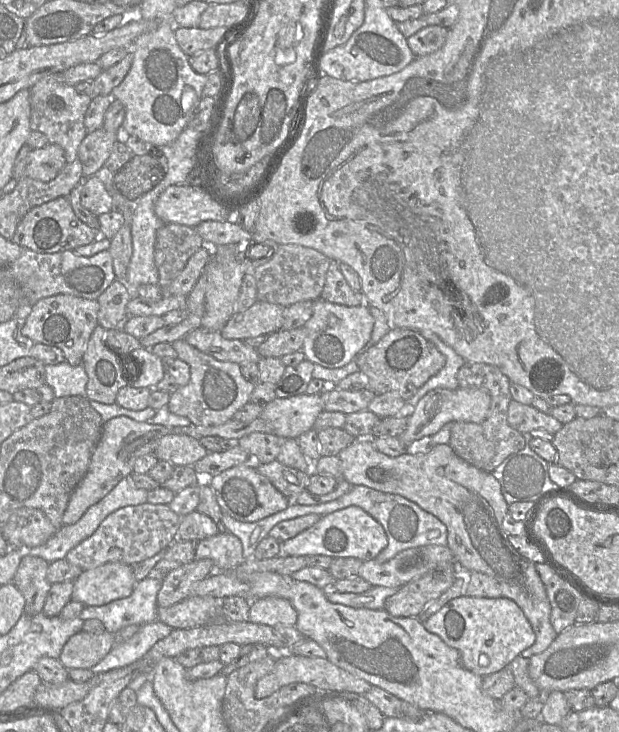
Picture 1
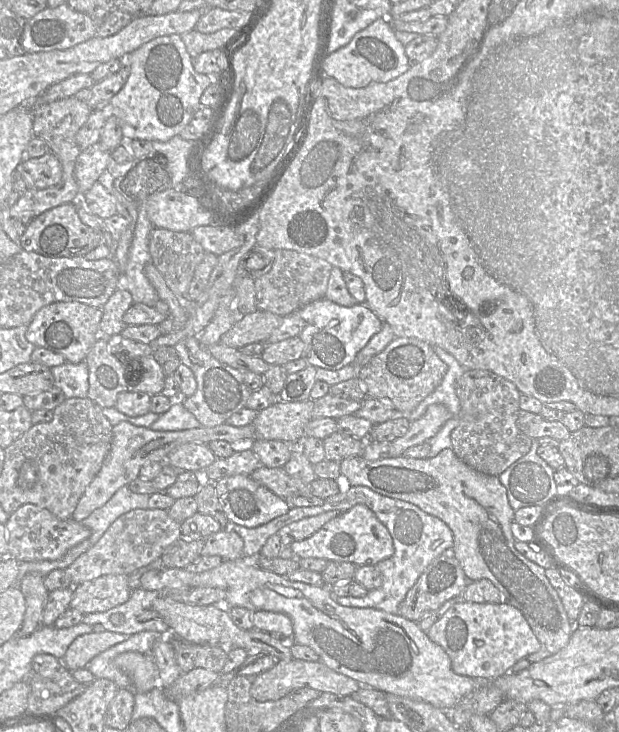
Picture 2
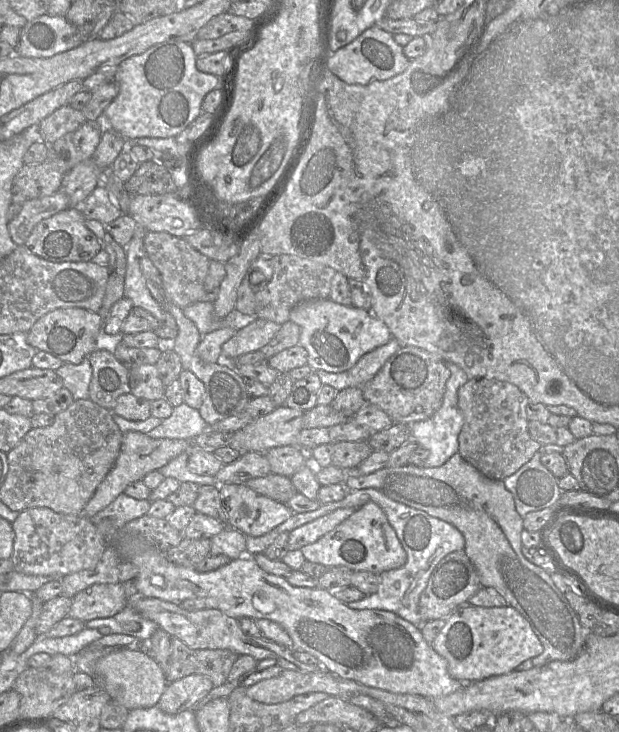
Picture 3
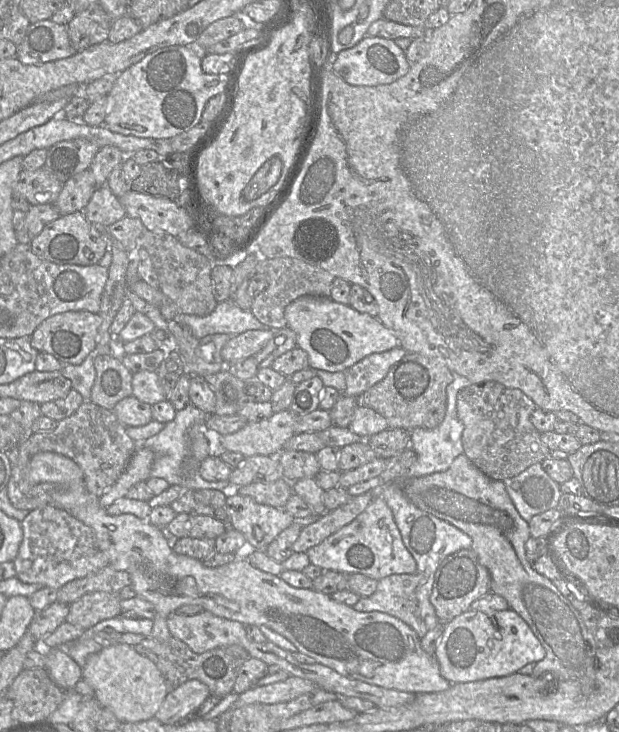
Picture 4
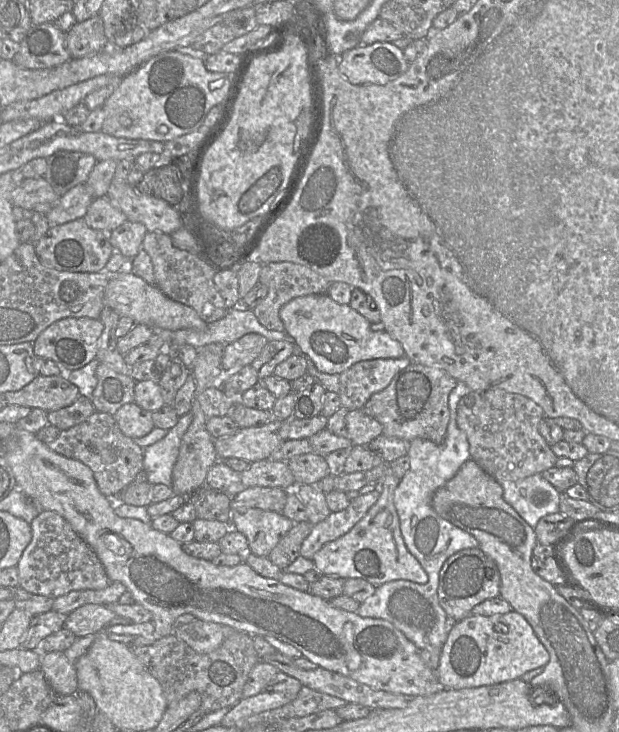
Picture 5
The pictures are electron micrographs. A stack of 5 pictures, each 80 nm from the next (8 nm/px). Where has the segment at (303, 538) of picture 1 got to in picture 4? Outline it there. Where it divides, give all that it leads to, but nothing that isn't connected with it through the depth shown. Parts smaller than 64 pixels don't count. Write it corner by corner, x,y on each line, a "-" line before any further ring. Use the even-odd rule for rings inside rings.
381,497
374,498
352,522
308,549
306,554
311,564
324,571
363,574
375,580
393,574
414,574
417,570
417,563
403,543
393,513

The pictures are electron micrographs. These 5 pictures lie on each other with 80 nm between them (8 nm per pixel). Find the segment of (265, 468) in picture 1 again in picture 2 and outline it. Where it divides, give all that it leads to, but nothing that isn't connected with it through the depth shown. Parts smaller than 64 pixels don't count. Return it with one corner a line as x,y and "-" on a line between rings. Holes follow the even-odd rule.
260,465
250,476
253,480
287,501
297,492
308,489
306,484
289,475
283,467
268,468

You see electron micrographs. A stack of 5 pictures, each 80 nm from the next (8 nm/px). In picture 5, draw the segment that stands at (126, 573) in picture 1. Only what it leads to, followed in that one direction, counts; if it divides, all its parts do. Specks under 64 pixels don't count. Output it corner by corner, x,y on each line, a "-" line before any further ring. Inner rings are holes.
86,604
71,612
64,623
64,628
76,637
98,634
116,617
116,614
106,605

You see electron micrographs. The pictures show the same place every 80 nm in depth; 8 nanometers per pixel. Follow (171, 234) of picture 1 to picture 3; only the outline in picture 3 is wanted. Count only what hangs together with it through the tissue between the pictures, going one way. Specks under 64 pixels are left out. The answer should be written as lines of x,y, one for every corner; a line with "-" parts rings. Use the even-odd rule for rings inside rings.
147,232
144,237
144,248
148,258
160,273
167,302
183,309
193,303
208,300
204,282
210,260
188,244
184,237
167,232

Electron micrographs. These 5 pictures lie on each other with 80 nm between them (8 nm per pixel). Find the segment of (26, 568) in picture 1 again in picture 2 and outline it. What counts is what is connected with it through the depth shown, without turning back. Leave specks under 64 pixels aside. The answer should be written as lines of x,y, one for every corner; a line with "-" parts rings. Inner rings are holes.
28,573
18,584
26,601
26,611
17,635
30,635
41,626
42,613
49,596
44,578
37,573

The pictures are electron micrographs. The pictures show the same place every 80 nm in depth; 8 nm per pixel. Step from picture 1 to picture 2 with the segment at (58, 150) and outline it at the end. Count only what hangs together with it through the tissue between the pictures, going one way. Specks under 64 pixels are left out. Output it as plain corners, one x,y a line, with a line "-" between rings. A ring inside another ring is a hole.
51,151
39,158
24,158
22,175
27,189
46,189
57,185
63,175
59,159

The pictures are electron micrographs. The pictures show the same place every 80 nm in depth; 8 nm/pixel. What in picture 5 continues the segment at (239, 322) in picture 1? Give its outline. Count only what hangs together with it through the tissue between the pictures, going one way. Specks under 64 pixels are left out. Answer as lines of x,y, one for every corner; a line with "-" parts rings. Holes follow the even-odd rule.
248,333
225,346
222,357
223,374
251,365
267,343
268,340
264,336

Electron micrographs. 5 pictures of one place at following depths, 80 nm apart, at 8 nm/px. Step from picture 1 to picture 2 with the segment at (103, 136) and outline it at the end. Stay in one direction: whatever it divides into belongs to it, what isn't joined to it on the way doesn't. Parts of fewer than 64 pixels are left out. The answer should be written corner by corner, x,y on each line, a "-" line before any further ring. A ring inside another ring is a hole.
99,142
80,152
74,168
79,196
89,190
98,181
100,175
107,169
110,157
111,152
104,149

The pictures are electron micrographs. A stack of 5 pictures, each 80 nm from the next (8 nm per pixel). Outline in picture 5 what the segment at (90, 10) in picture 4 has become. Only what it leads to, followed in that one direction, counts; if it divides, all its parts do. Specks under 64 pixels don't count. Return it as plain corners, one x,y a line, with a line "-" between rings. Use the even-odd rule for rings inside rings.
99,14
83,22
76,22
65,33
65,37
71,58
93,55
110,47

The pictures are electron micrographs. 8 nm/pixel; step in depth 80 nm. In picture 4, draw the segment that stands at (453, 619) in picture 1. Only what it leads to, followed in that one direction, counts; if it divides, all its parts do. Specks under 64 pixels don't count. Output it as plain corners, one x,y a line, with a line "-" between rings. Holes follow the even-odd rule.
511,608
491,613
469,609
445,623
435,658
441,675
451,684
509,676
546,656
530,626

